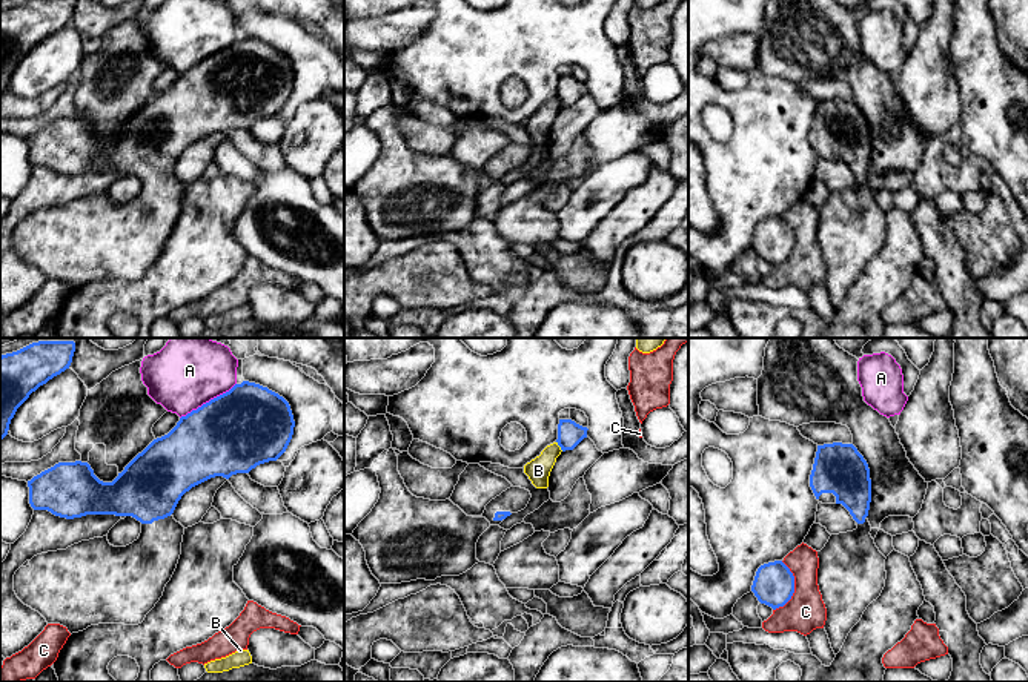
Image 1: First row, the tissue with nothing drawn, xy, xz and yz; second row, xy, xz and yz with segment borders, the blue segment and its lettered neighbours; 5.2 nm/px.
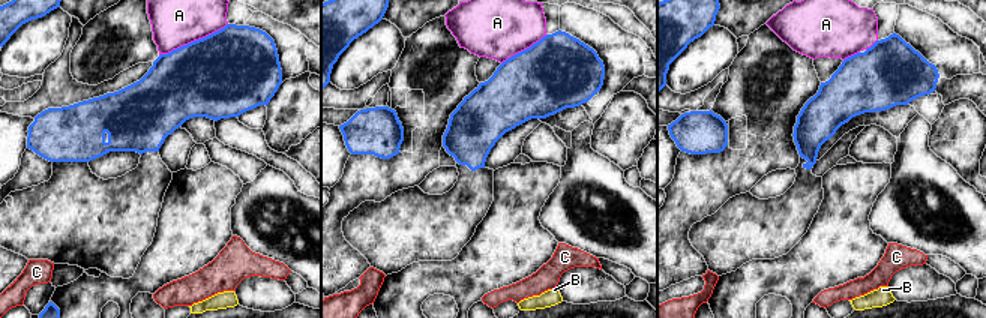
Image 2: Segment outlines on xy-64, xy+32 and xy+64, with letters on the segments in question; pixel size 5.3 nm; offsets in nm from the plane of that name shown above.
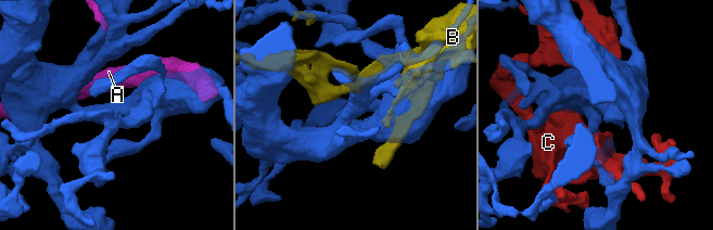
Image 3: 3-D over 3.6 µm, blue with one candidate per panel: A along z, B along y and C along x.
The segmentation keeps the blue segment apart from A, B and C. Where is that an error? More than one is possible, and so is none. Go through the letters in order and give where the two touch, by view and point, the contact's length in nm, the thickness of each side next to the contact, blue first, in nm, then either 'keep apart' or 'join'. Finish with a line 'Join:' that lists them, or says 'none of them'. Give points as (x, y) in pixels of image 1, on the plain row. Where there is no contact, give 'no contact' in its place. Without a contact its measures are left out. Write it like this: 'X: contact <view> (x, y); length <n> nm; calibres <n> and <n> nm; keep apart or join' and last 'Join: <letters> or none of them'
A: contact xy (209, 57); length 340 nm; calibres 420 and 360 nm; keep apart
B: contact xz (558, 100); length 70 nm; calibres 130 and 130 nm; keep apart
C: contact yz (793, 244); length 260 nm; calibres 220 and 200 nm; keep apart
Join: none of them

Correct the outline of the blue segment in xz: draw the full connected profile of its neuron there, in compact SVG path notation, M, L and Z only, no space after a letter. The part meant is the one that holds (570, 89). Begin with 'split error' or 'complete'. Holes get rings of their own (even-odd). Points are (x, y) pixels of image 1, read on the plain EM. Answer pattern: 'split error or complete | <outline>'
complete | M559 75L556 98L562 108L573 106L584 94L587 94L587 86L587 83L582 83L572 75Z

